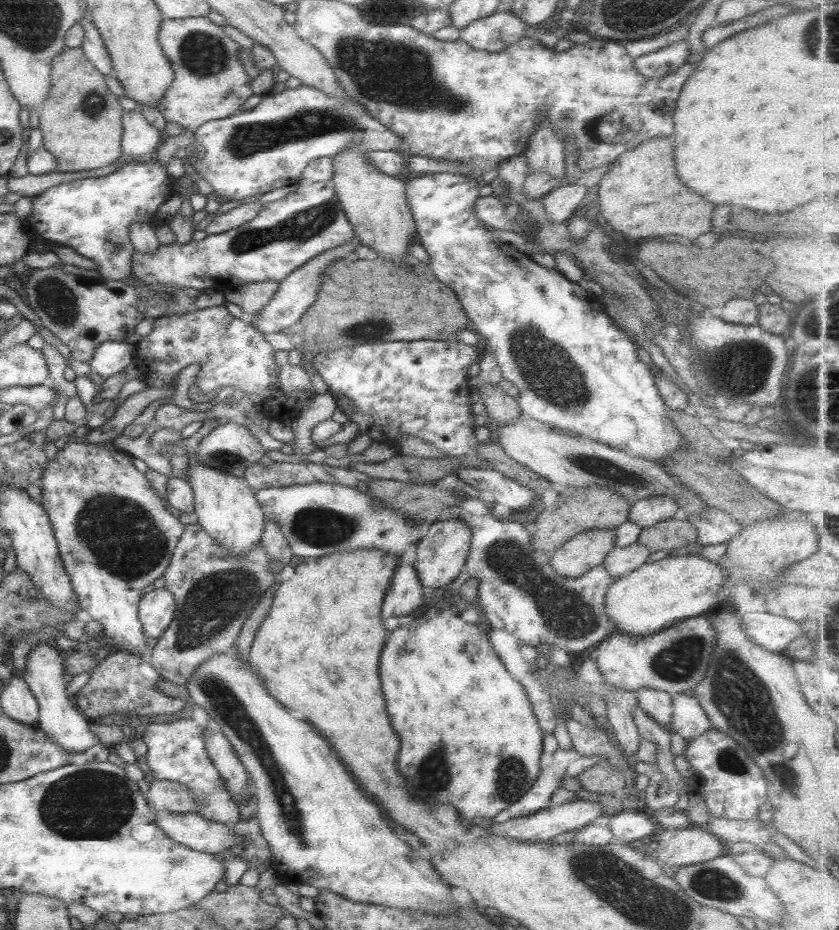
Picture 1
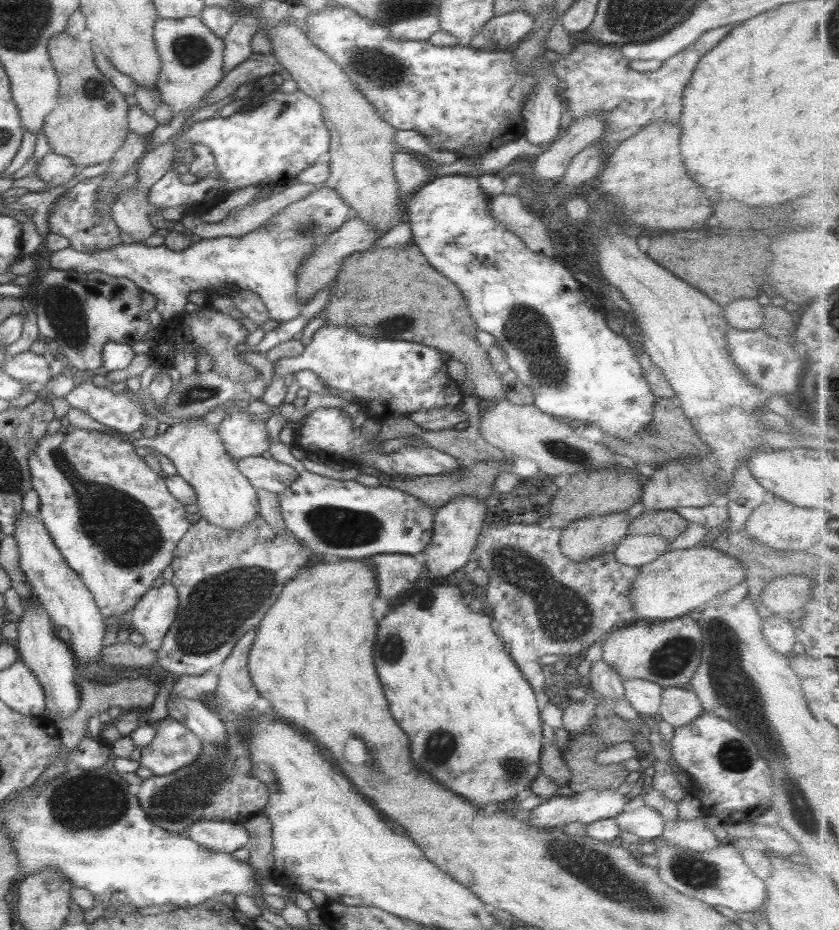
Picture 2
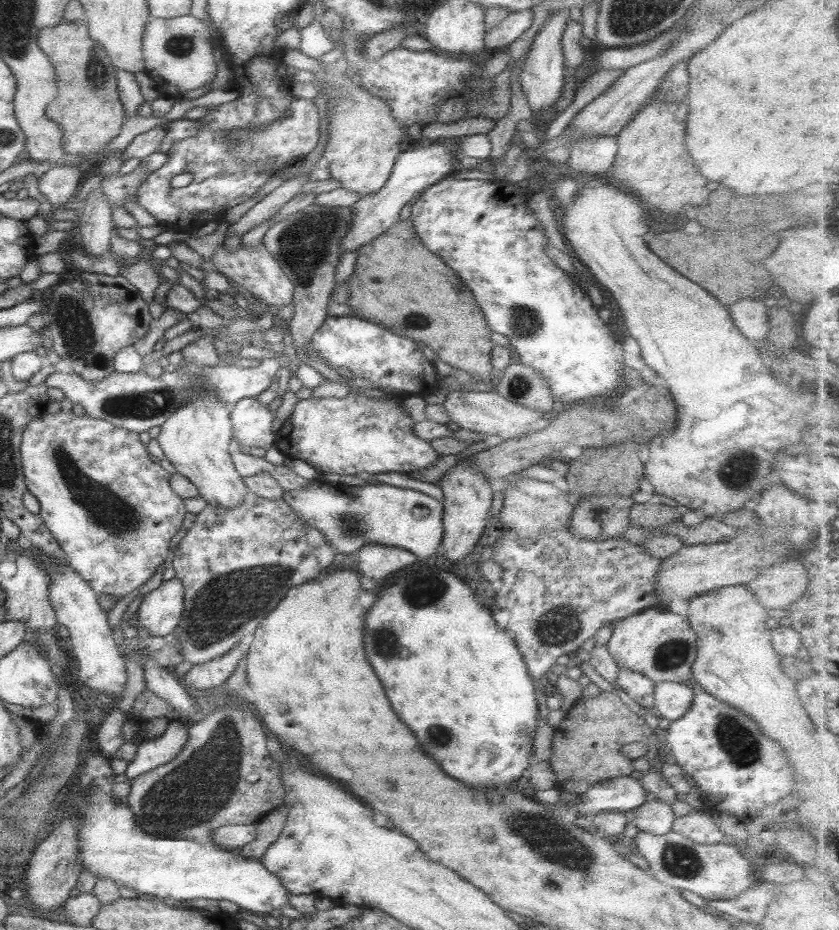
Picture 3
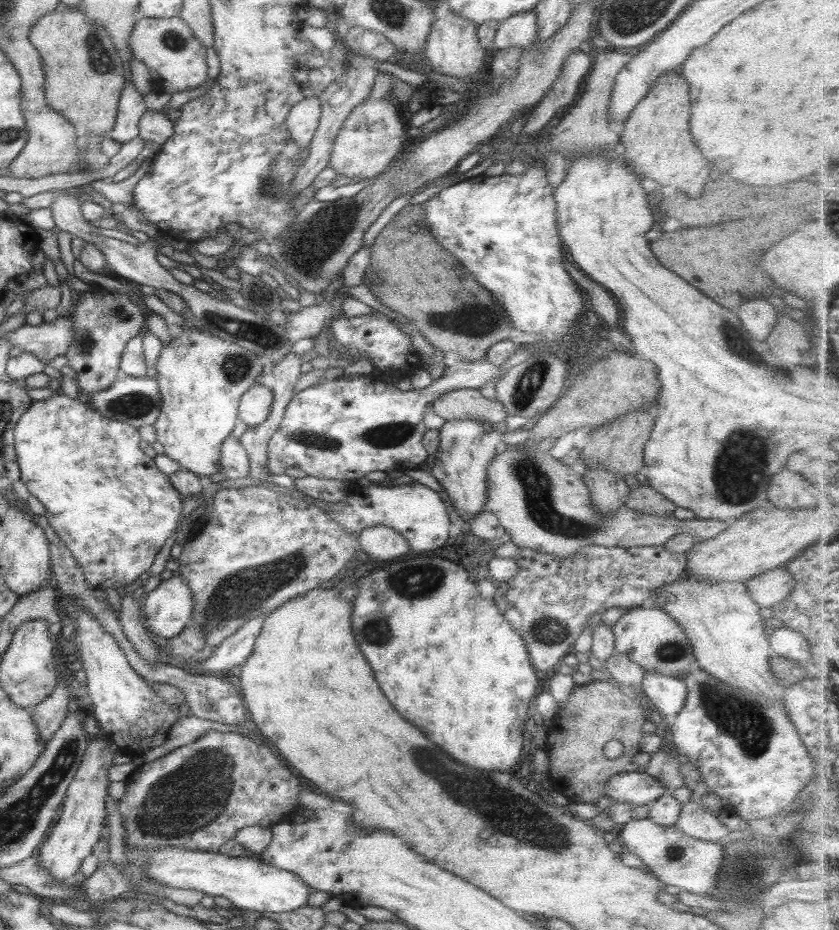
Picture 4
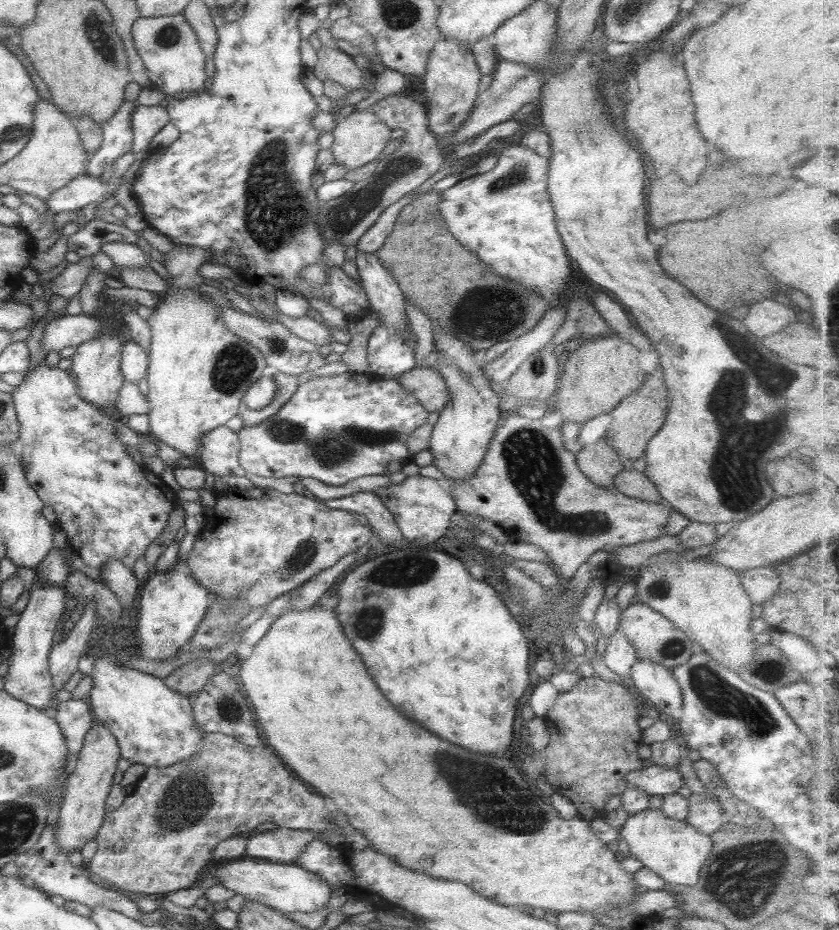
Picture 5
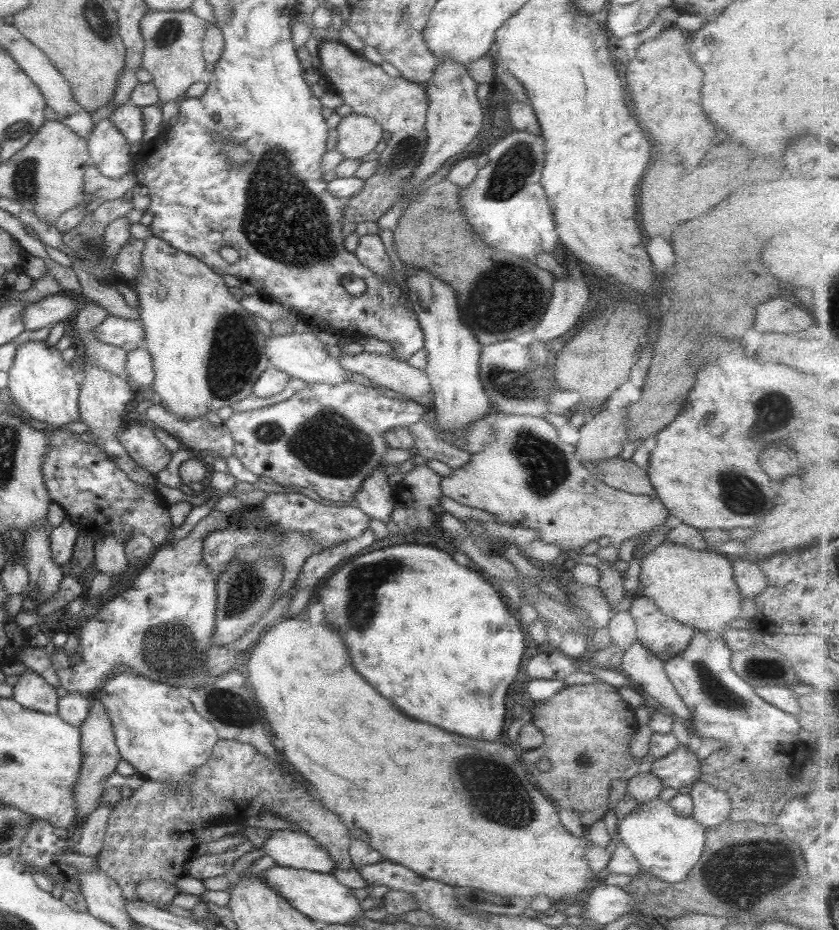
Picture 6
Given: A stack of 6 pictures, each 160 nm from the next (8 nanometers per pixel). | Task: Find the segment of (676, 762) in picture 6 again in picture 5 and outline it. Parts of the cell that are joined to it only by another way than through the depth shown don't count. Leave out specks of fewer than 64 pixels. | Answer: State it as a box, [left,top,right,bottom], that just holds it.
[624,764,683,797]

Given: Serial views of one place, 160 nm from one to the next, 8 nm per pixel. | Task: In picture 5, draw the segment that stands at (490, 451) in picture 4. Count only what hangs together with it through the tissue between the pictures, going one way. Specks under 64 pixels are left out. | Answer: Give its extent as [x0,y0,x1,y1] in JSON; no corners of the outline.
[428,326,502,481]

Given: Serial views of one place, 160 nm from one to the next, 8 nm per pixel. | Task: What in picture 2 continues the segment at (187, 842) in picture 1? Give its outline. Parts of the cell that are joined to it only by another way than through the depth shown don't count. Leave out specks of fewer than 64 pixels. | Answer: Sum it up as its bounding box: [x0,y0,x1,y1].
[182,820,248,854]

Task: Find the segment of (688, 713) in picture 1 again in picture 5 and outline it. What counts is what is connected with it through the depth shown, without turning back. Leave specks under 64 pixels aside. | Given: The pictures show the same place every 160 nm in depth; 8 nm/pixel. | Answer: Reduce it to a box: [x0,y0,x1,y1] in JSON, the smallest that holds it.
[628,660,681,719]

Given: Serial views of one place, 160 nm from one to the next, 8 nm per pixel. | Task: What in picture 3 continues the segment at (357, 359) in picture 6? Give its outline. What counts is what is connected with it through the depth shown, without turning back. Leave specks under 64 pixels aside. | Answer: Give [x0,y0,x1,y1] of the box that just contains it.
[441,388,552,442]

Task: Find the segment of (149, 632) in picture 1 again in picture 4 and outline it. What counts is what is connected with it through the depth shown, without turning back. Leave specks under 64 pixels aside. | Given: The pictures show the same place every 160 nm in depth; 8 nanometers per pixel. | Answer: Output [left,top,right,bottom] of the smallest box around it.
[141,575,192,638]

